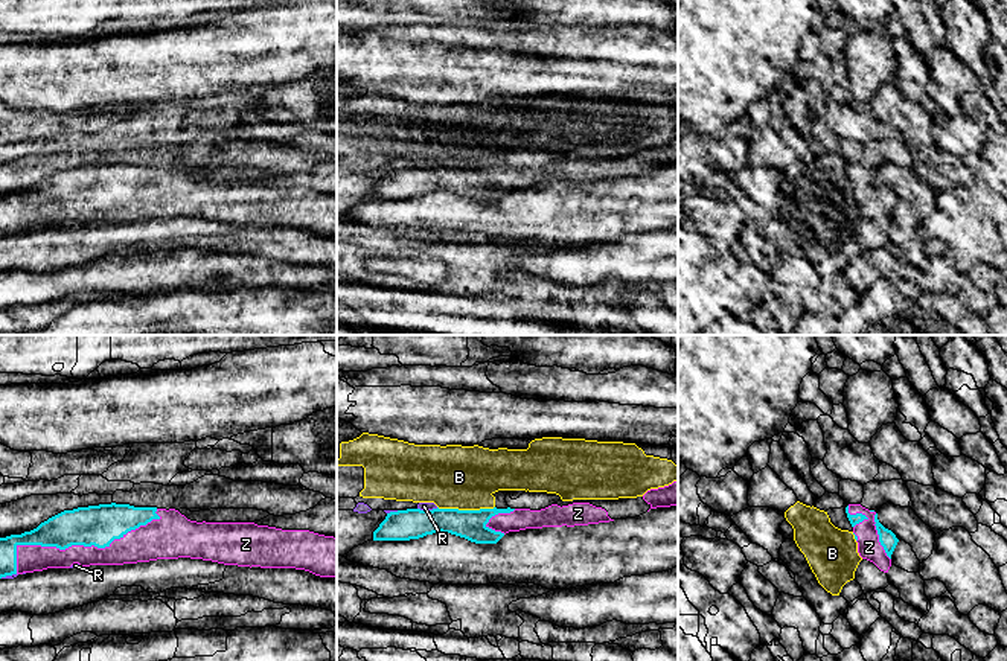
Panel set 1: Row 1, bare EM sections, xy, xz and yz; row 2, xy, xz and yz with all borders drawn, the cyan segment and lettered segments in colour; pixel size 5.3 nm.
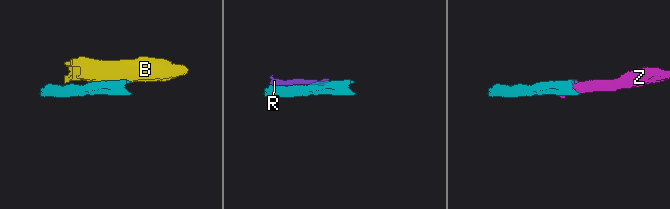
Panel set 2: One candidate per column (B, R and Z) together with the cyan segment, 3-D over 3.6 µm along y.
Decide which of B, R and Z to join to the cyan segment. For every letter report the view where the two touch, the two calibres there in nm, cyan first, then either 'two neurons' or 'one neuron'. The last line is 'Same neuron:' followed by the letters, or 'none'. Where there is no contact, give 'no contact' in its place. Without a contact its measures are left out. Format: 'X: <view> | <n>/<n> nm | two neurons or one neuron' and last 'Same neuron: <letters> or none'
B: xz | 160/340 nm | two neurons
R: xz | 160/50 nm | two neurons
Z: xy | 220/140 nm | one neuron
Same neuron: Z

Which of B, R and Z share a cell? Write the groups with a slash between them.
B R / Z

